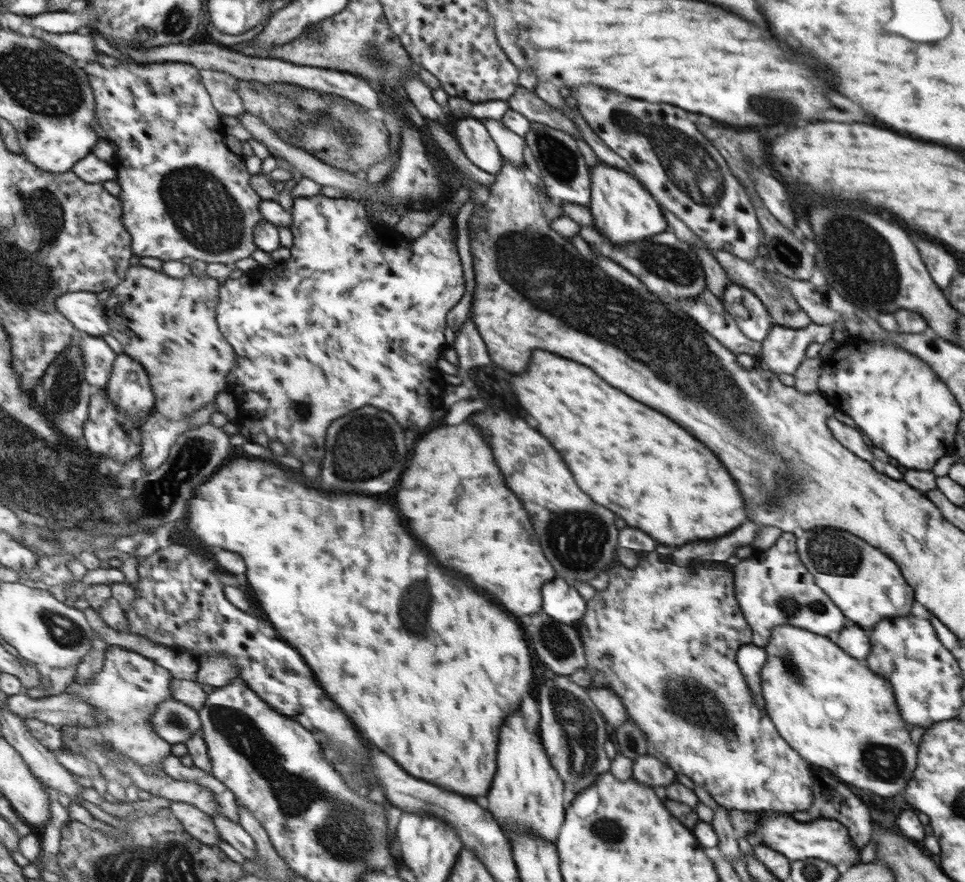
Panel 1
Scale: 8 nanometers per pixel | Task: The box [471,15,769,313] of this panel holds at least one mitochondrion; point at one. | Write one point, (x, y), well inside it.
(685, 160)

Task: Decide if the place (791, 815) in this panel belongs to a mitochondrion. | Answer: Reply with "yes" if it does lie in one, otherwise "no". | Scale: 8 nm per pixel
no

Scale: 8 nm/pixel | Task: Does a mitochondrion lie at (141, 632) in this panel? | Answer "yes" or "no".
no

